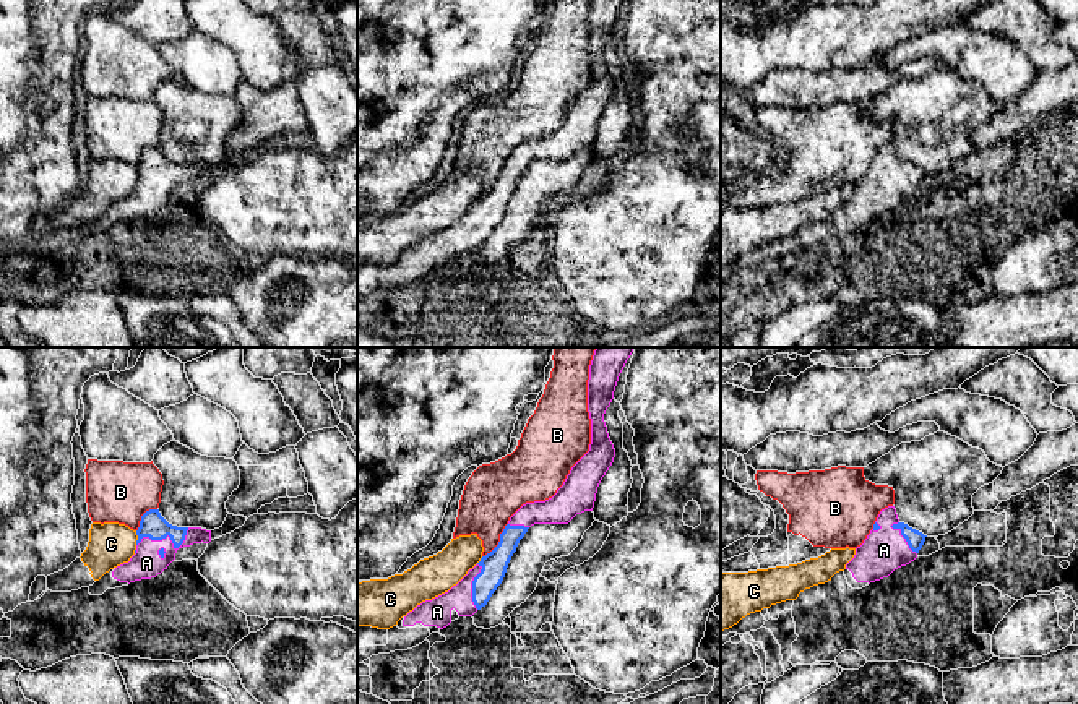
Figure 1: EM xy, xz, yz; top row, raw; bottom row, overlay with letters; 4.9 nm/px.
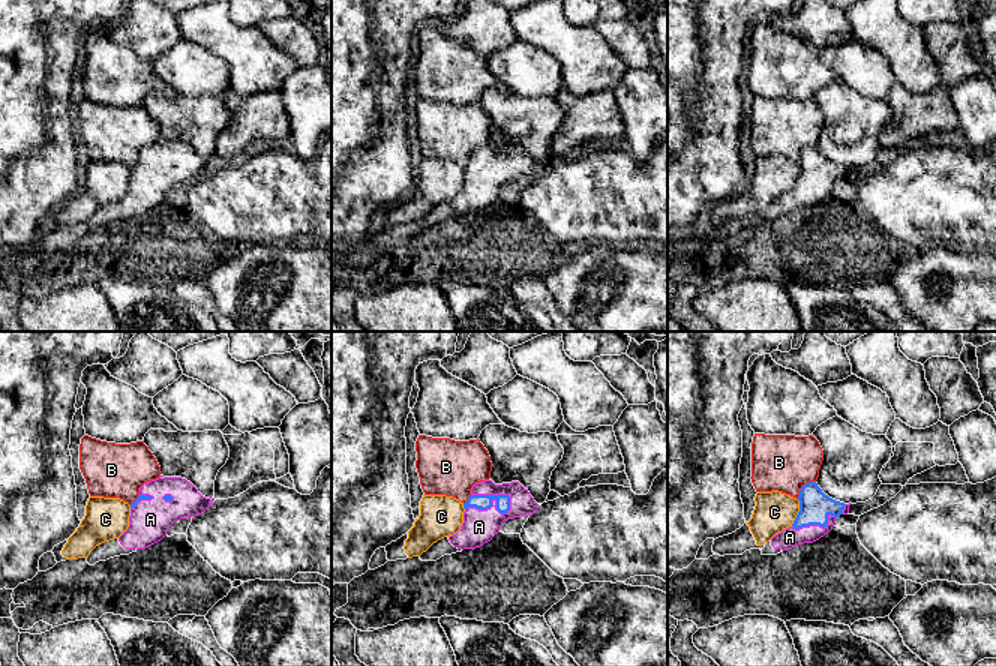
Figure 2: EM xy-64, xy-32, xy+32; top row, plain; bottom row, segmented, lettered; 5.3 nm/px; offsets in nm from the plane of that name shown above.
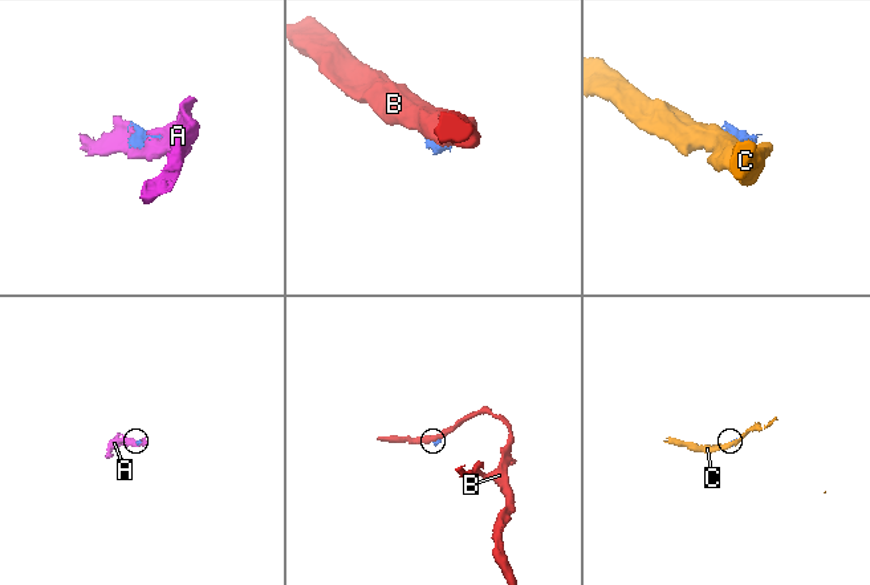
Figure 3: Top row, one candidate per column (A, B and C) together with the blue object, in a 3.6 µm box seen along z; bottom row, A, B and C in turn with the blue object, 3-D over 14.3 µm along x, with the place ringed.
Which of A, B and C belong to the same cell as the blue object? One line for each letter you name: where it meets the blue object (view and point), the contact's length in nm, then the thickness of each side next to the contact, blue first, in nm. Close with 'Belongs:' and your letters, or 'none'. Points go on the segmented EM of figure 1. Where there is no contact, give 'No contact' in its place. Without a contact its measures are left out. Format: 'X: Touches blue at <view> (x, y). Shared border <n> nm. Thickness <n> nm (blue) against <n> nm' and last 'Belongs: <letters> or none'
A: Touches blue at xy (168, 534). Shared border 280 nm. Thickness 120 nm (blue) against 150 nm
Belongs: A

